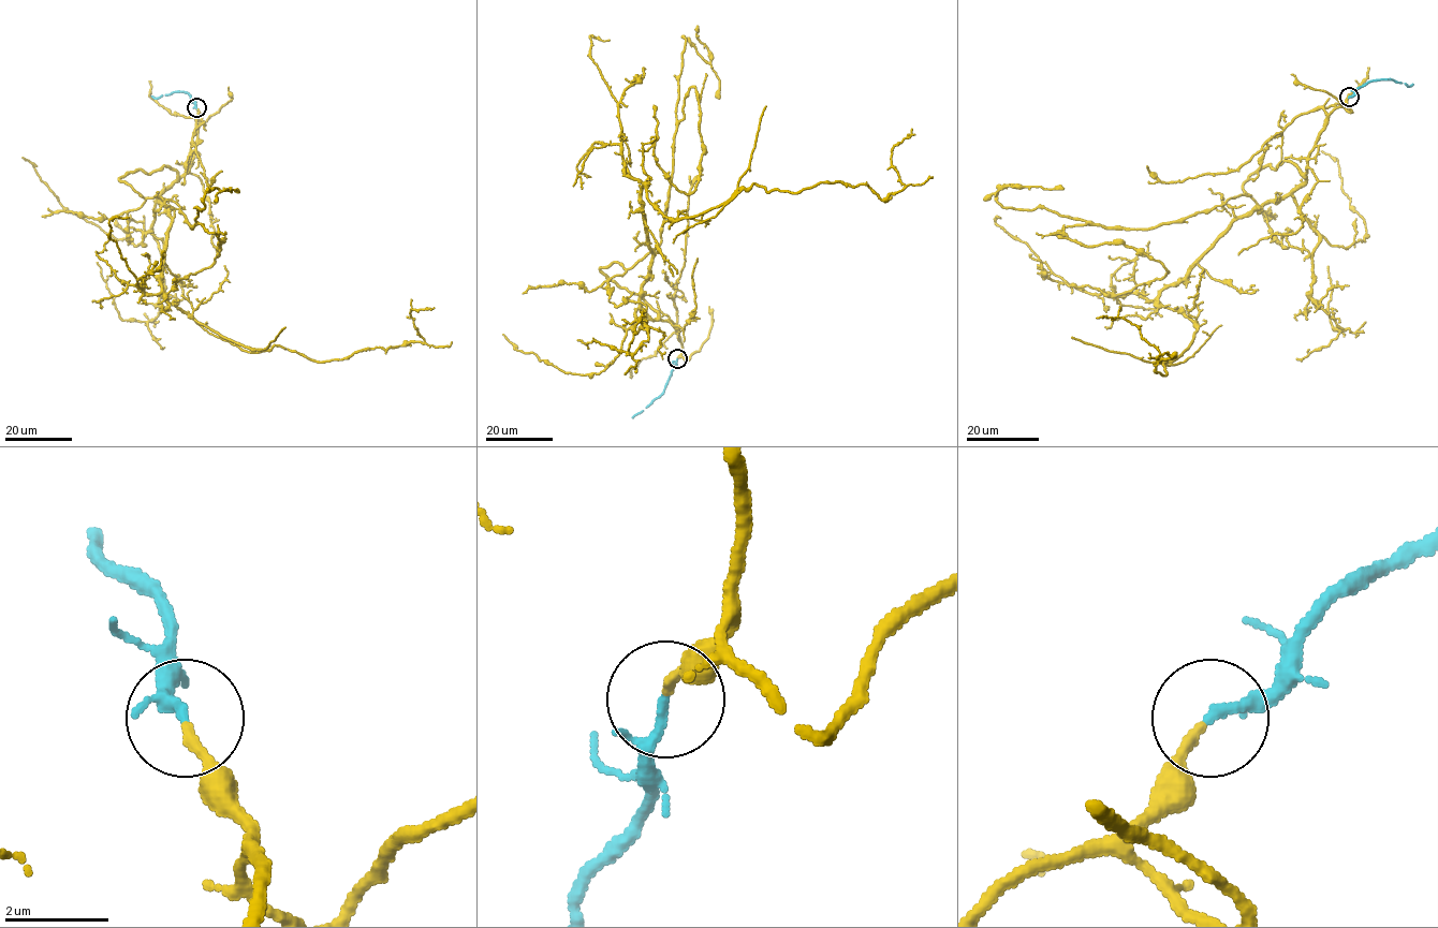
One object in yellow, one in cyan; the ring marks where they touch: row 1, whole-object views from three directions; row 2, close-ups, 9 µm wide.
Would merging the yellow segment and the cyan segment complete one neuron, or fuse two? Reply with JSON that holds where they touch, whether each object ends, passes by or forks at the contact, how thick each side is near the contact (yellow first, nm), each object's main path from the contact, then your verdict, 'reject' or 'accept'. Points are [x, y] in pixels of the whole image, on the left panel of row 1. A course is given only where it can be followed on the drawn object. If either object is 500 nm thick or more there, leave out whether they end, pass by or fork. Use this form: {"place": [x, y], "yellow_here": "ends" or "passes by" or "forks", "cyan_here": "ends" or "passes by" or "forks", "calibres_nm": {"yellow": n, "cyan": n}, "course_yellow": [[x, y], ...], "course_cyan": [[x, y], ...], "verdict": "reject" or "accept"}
{"place": [196, 107], "yellow_here": "ends", "cyan_here": "passes by", "calibres_nm": {"yellow": 190, "cyan": 140}, "course_yellow": [[196, 108], [194, 157], [159, 196], [166, 300], [314, 361], [424, 342], [411, 309], [430, 310]], "course_cyan": [[196, 108], [194, 100], [184, 91], [157, 98], [151, 96]], "verdict": "accept"}

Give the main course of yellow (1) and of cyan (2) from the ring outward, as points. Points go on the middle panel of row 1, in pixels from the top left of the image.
1: (677, 358), (640, 303), (643, 185), (679, 220), (753, 183), (884, 200), (911, 129)
2: (677, 359), (664, 389), (632, 417)

